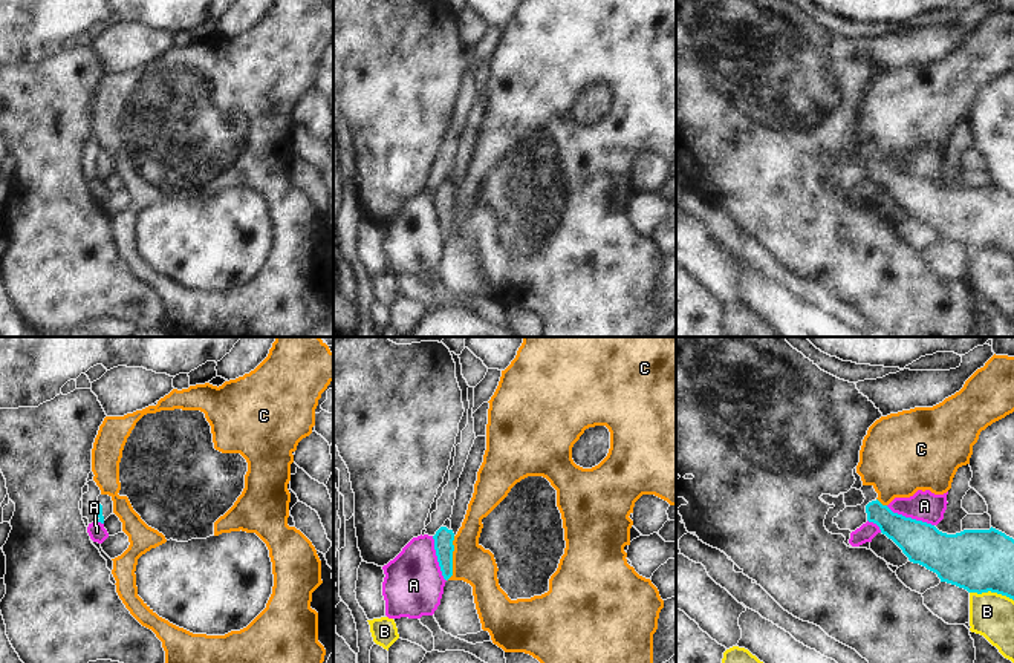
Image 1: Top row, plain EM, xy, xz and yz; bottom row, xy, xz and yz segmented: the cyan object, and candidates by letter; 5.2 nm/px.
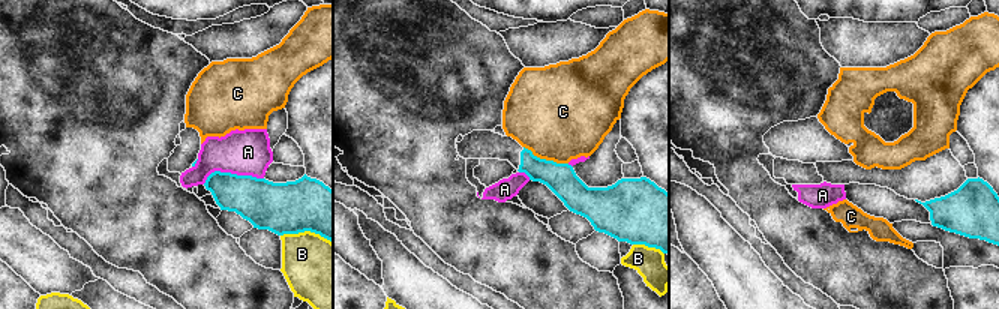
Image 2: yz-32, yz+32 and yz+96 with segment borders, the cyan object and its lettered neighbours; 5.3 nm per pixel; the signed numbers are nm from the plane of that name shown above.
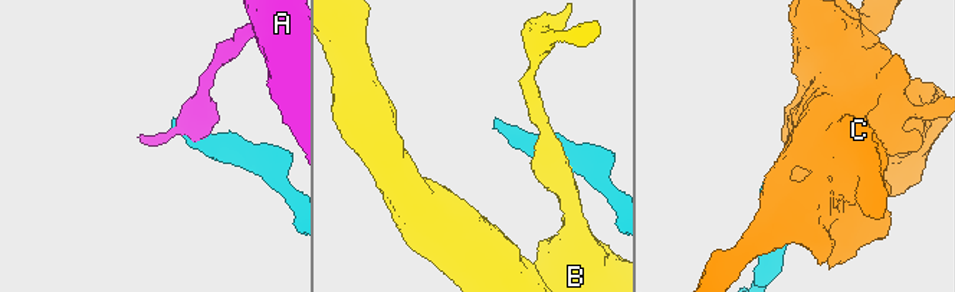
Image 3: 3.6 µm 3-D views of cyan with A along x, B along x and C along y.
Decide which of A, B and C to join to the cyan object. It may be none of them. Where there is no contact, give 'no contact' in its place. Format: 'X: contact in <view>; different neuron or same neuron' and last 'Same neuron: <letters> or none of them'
A: contact in yz; different neuron
B: contact in yz; different neuron
C: contact in xz; different neuron
Same neuron: none of them

